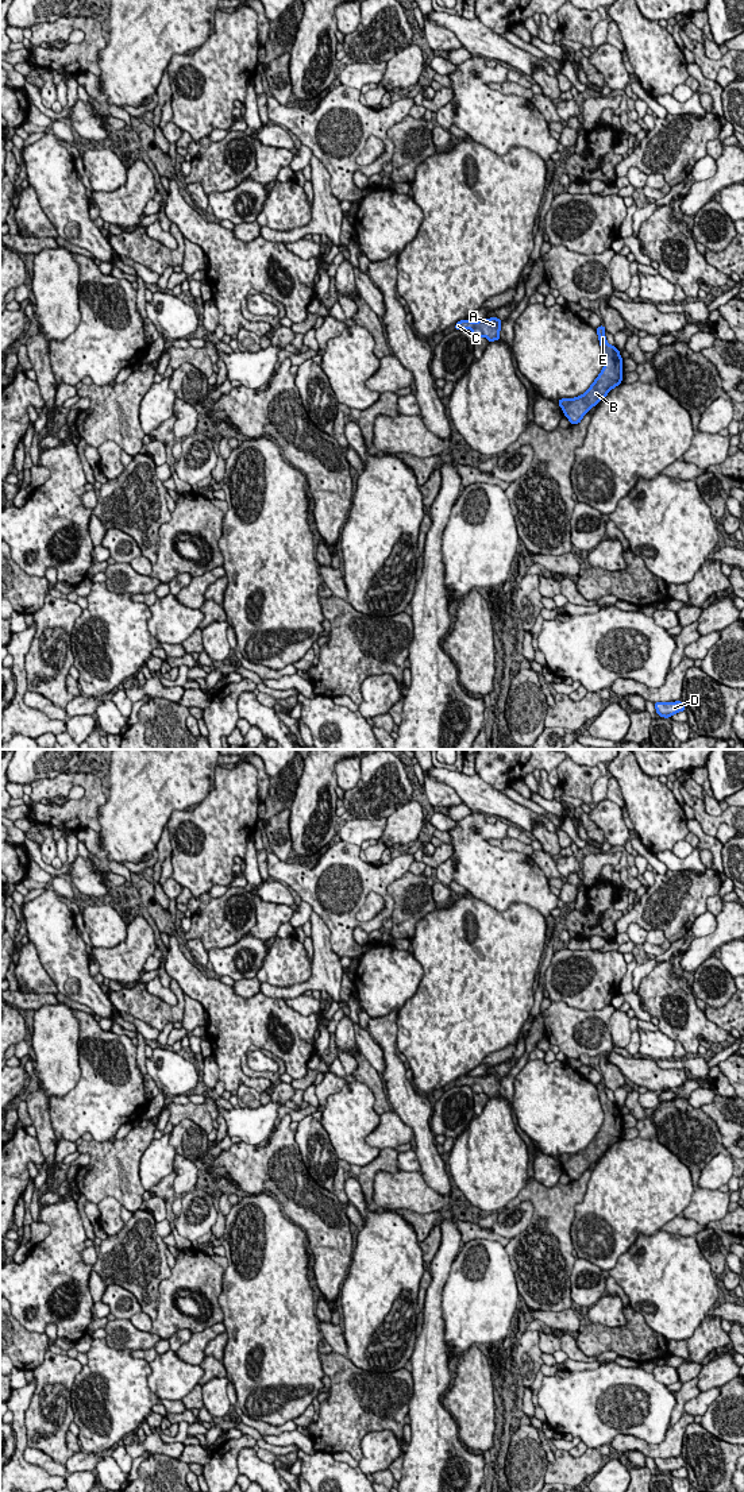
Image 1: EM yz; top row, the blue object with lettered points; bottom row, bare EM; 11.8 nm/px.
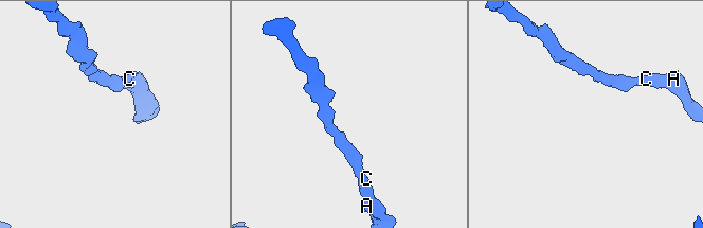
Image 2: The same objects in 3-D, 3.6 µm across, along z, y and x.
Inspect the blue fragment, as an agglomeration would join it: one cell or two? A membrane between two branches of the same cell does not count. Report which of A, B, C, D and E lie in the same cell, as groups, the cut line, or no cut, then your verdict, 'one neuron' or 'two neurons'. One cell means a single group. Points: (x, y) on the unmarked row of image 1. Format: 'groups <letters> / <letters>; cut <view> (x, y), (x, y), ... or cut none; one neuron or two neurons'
groups A B C D E; cut none; one neuron

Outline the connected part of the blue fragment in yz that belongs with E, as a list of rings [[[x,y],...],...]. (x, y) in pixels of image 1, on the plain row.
[[[604,1080],[597,1086],[604,1123],[590,1144],[574,1154],[560,1154],[558,1157],[570,1180],[579,1180],[589,1167],[608,1152],[608,1149],[622,1138],[622,1114],[620,1107],[608,1099]]]

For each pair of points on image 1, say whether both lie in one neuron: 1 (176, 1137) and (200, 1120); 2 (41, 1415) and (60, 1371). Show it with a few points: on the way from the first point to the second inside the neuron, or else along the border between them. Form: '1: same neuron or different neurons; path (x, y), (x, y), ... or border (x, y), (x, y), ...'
1: different neurons; border (174, 1124), (182, 1120), (192, 1120), (207, 1134)
2: same neuron; path (51, 1404), (54, 1381)

